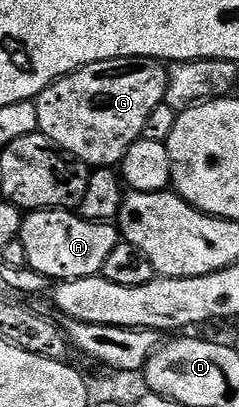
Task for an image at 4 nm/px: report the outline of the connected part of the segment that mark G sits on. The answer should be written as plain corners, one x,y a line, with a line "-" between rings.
118,57
83,65
77,72
42,89
34,103
39,132
56,147
85,162
88,167
115,167
122,162
128,147
142,138
153,107
164,104
166,96
167,70
160,62
153,57

